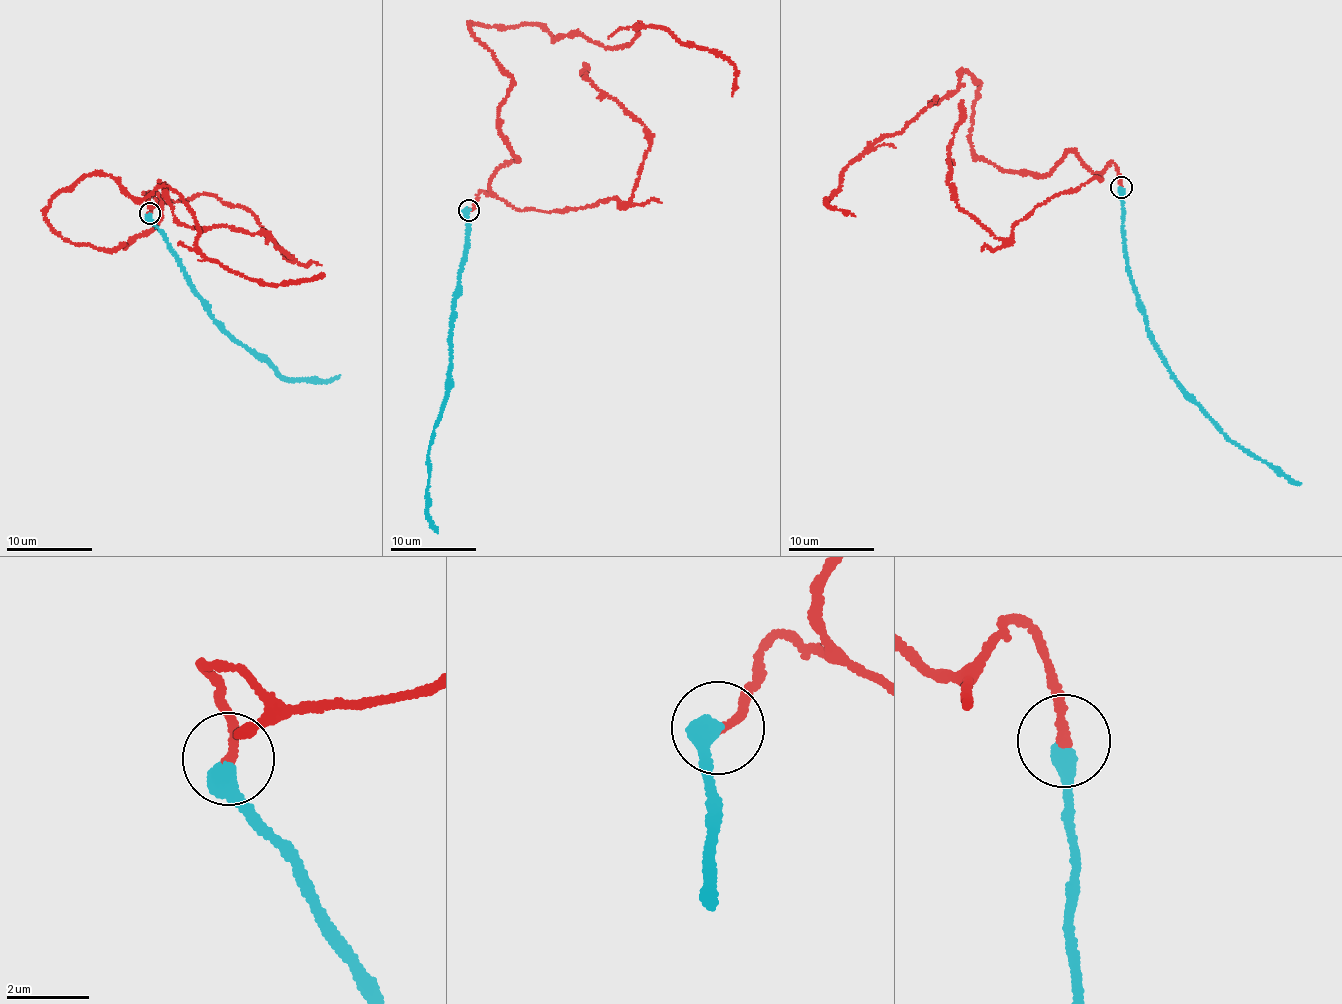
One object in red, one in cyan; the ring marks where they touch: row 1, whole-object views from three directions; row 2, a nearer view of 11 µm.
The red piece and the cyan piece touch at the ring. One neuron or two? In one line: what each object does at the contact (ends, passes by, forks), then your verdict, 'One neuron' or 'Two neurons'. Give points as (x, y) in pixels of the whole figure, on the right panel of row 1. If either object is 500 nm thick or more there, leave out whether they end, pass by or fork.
At the ring red ends. At the ring cyan ends. One neuron

